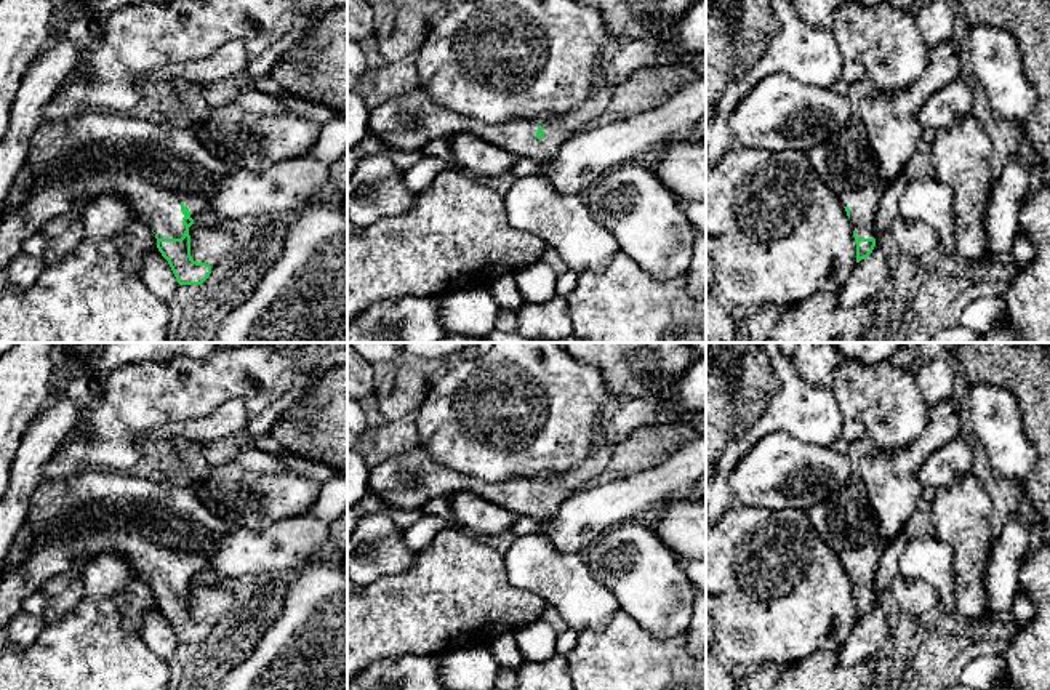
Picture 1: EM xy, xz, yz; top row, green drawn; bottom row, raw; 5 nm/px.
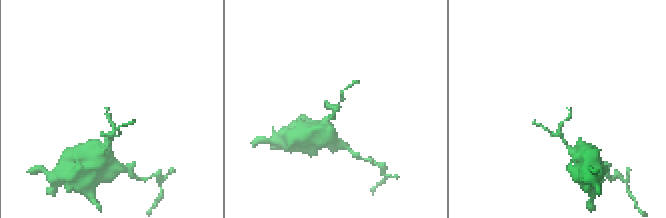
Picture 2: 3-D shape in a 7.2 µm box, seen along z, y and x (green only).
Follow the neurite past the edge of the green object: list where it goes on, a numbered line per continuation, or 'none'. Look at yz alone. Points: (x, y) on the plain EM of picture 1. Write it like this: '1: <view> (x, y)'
1: yz (845, 521)

